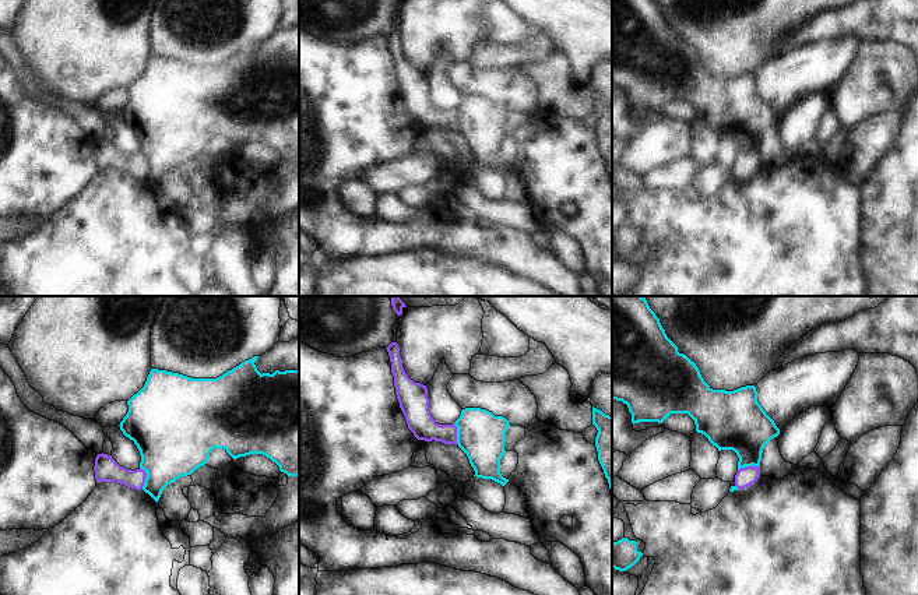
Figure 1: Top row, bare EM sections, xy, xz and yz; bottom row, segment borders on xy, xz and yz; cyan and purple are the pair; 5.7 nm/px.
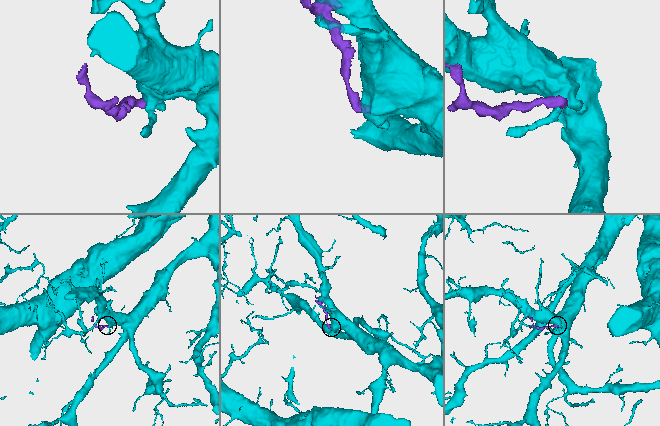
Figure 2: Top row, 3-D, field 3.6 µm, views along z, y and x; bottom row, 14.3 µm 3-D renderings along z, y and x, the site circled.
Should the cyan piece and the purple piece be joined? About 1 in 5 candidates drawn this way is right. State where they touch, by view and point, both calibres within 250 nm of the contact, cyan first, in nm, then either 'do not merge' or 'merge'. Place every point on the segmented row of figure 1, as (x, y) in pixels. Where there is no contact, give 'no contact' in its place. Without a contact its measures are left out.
meets cyan in xy at (146, 478); 380 nm thick on the cyan side, 140 nm on the other; do not merge

